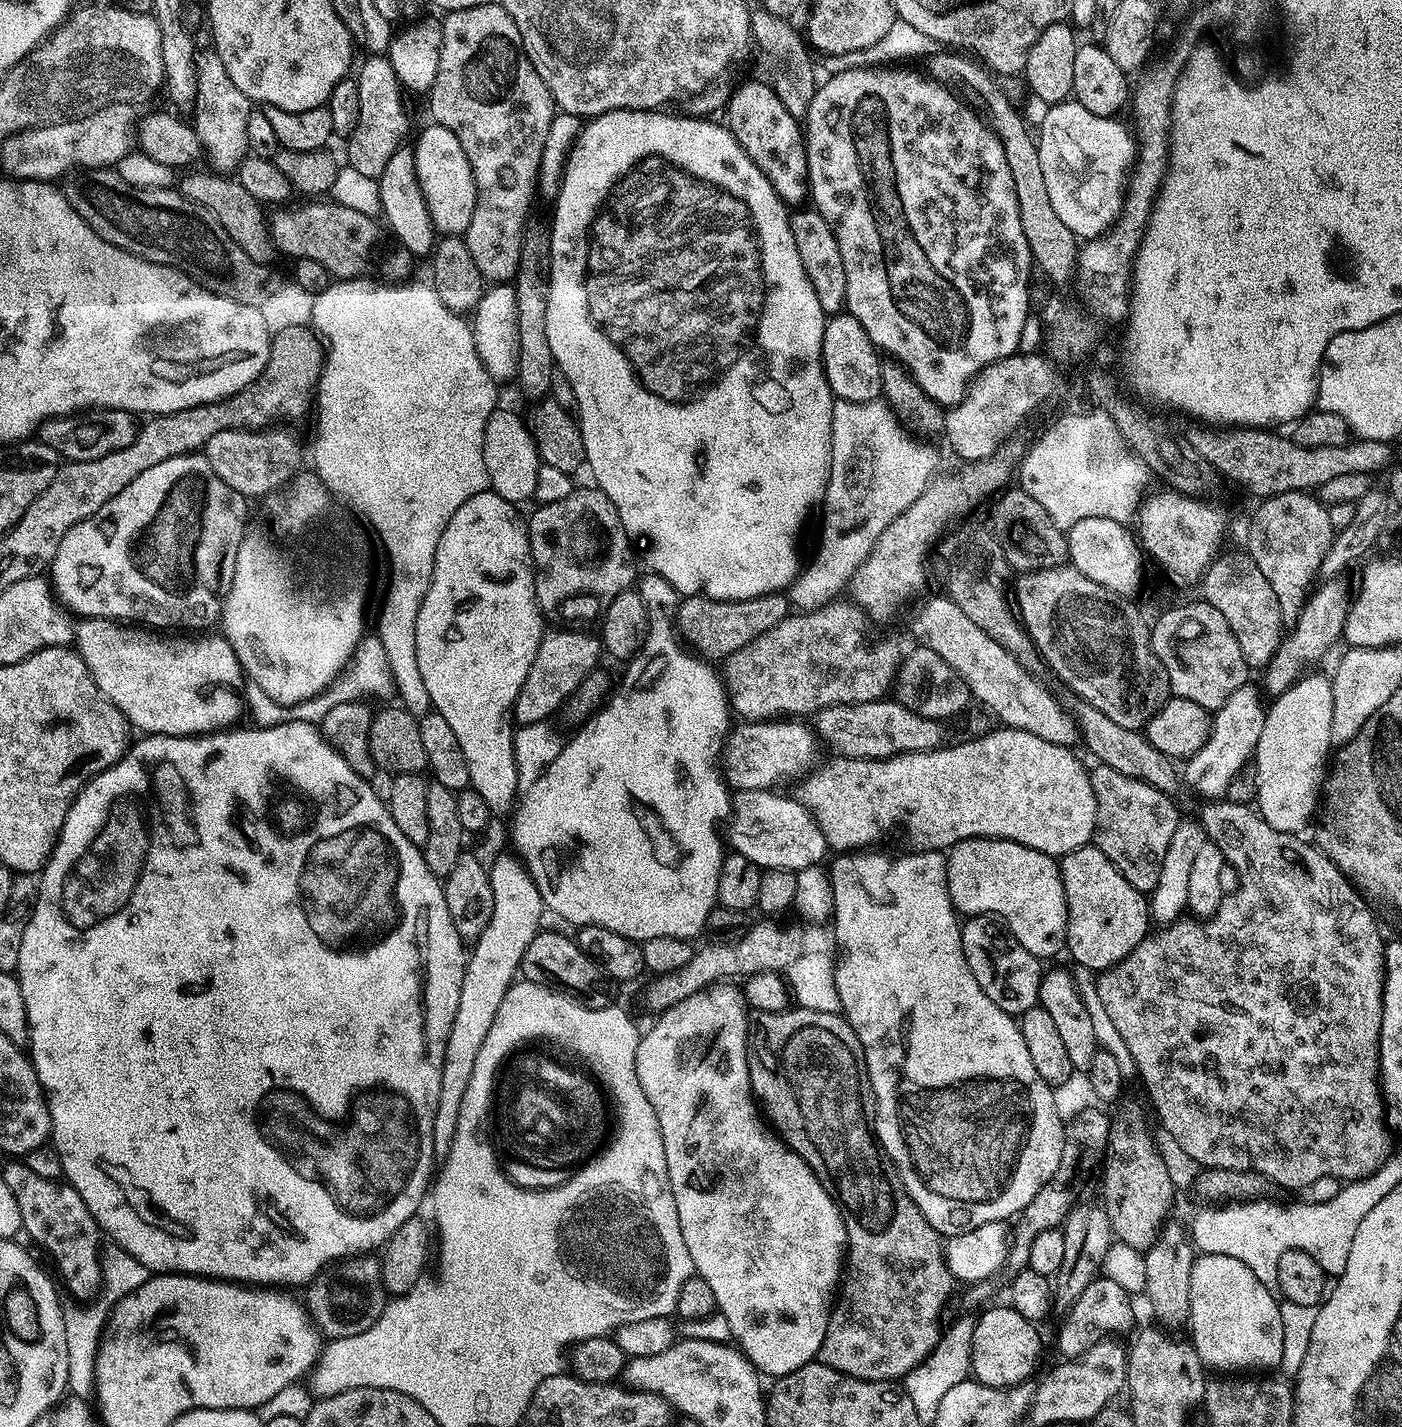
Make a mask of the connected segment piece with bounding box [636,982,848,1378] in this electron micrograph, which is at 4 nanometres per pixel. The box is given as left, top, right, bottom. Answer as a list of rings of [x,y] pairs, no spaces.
[[[720,982],[715,986],[702,989],[700,992],[691,994],[690,997],[670,1006],[668,1009],[661,1011],[656,1021],[652,1024],[652,1029],[648,1033],[639,1037],[636,1045],[636,1083],[642,1086],[644,1091],[644,1099],[650,1102],[650,1106],[654,1106],[654,1114],[658,1118],[658,1126],[662,1130],[662,1146],[666,1150],[666,1170],[670,1174],[670,1186],[674,1194],[674,1202],[678,1206],[678,1222],[682,1226],[682,1238],[686,1238],[686,1250],[690,1250],[690,1258],[692,1259],[692,1267],[695,1275],[702,1277],[706,1282],[706,1286],[710,1286],[710,1290],[714,1290],[714,1298],[716,1299],[716,1307],[718,1312],[725,1316],[729,1323],[729,1330],[734,1337],[735,1343],[741,1352],[747,1356],[748,1360],[756,1367],[756,1371],[765,1377],[779,1378],[790,1374],[794,1370],[798,1370],[802,1366],[813,1363],[820,1355],[820,1347],[822,1346],[822,1338],[826,1334],[826,1326],[828,1325],[828,1315],[832,1313],[834,1297],[838,1292],[838,1285],[842,1280],[842,1269],[846,1264],[846,1249],[848,1247],[848,1235],[846,1234],[846,1226],[844,1220],[840,1217],[840,1208],[832,1200],[832,1196],[822,1186],[822,1182],[818,1182],[818,1178],[814,1174],[814,1170],[810,1170],[810,1166],[796,1151],[788,1147],[779,1135],[770,1127],[769,1121],[762,1115],[761,1109],[758,1107],[758,1101],[752,1094],[752,1083],[750,1082],[750,1070],[748,1069],[748,1030],[750,1027],[750,1008],[744,999],[743,991],[739,987],[736,988],[732,982]]]

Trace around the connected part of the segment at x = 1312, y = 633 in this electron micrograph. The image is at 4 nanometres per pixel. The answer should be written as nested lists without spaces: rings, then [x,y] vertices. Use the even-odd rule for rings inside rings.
[[[1346,574],[1331,575],[1323,579],[1305,601],[1303,608],[1295,617],[1296,624],[1290,634],[1281,639],[1278,651],[1265,665],[1264,684],[1272,696],[1285,692],[1297,683],[1306,670],[1306,664],[1320,659],[1338,640],[1343,637],[1345,620],[1354,599],[1354,586]],[[1324,581],[1324,582],[1323,582]],[[1304,669],[1304,670],[1303,670]]]

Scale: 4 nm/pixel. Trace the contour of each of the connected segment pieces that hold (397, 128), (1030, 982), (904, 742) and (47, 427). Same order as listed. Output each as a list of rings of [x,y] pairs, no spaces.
[[[372,54],[355,77],[358,82],[358,126],[354,134],[347,137],[347,167],[366,174],[366,178],[379,178],[382,170],[398,149],[405,147],[408,136],[408,108],[404,105],[405,89],[396,77],[394,66],[387,55]]]
[[[989,915],[969,916],[961,923],[960,937],[962,938],[962,950],[966,954],[966,966],[970,966],[970,974],[974,974],[978,986],[982,986],[986,998],[990,998],[994,1006],[1006,1010],[1015,1017],[1019,1017],[1020,1013],[1026,1010],[1037,1007],[1040,998],[1042,961],[1034,954],[1030,954],[1030,950],[1026,950],[1026,946],[1022,946],[1022,942],[1018,942],[1018,938],[1014,938],[999,919]]]
[[[885,698],[861,704],[834,704],[821,708],[815,713],[814,732],[833,748],[833,753],[859,760],[884,760],[887,756],[895,756],[897,752],[928,752],[932,748],[941,747],[944,736],[941,721],[927,720],[906,706],[897,704],[895,699]]]
[[[102,408],[89,410],[83,414],[71,416],[55,416],[52,420],[41,424],[38,439],[41,444],[50,446],[57,454],[68,462],[90,462],[94,458],[102,458],[106,454],[114,454],[114,450],[123,450],[130,446],[134,438],[138,438],[142,424],[137,413],[126,410]]]

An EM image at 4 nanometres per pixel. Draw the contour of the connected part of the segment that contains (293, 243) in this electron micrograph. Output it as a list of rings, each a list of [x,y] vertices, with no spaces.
[[[335,202],[304,203],[308,204],[302,205],[301,208],[285,207],[283,210],[273,211],[276,213],[271,213],[270,216],[271,243],[275,249],[277,246],[286,255],[292,256],[293,261],[310,258],[321,266],[326,266],[329,277],[337,281],[355,280],[376,272],[379,268],[384,275],[381,277],[384,278],[400,278],[396,276],[404,276],[411,270],[413,254],[401,246],[399,240],[390,238],[379,219]]]

